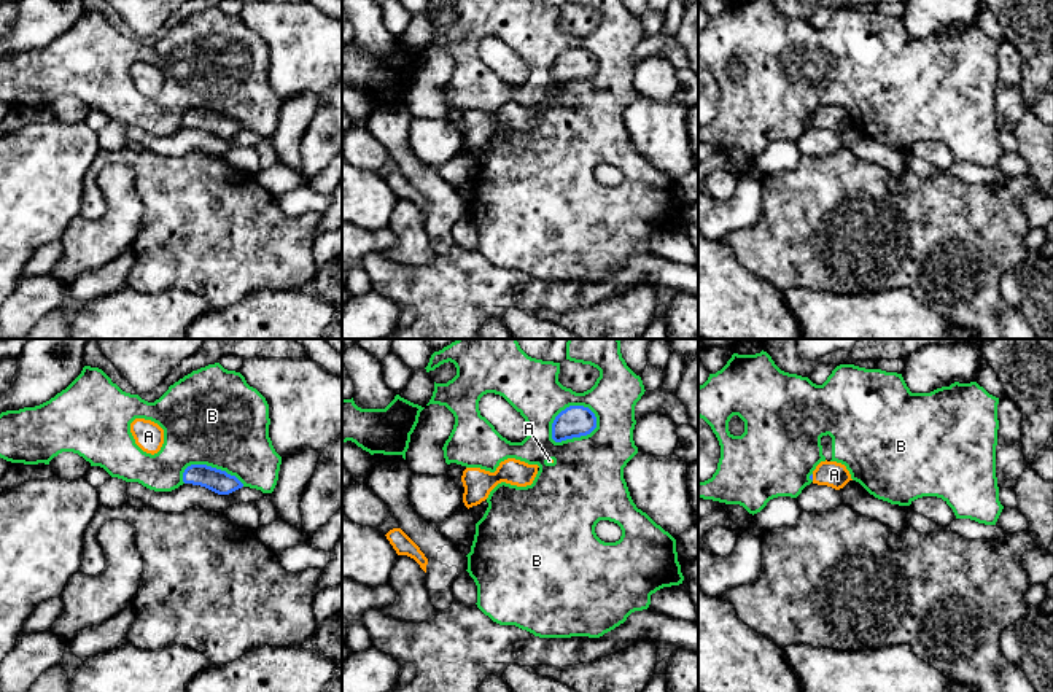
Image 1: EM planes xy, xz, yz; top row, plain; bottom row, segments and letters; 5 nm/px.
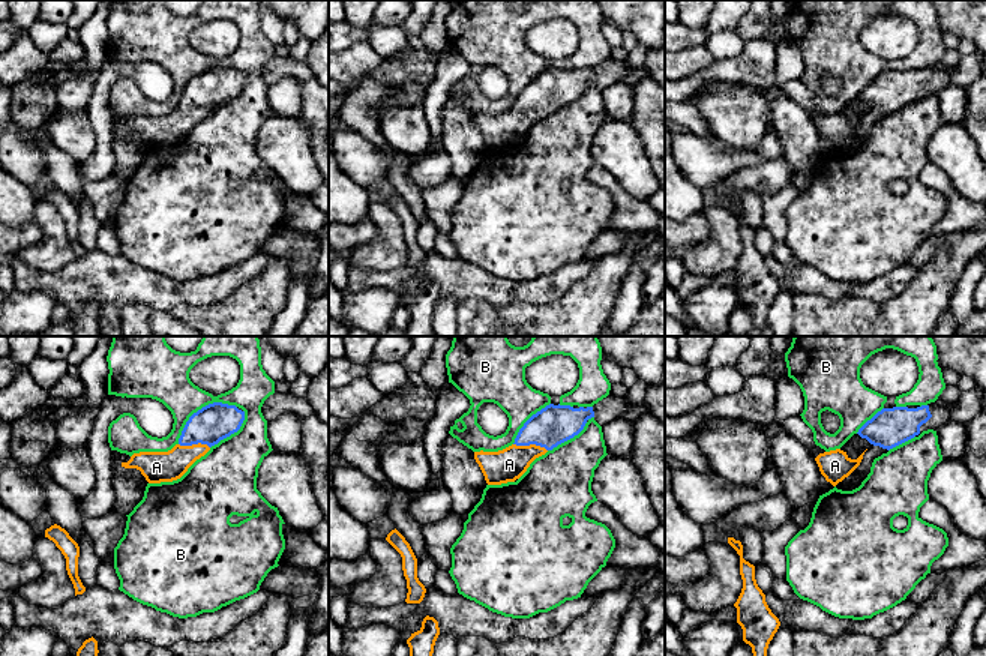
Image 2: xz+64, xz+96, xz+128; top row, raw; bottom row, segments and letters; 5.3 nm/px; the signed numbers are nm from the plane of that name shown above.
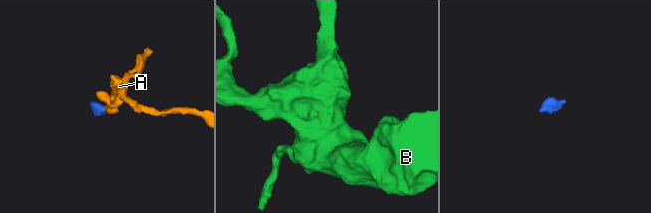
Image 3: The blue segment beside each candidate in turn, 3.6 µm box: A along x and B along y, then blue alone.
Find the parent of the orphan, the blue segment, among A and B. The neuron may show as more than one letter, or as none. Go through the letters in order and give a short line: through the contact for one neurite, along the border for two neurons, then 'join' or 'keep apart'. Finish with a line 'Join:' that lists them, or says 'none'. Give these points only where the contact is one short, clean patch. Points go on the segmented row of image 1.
A: line yz (812, 474), (812, 478), (834, 474); join
B: keep apart
Join: A

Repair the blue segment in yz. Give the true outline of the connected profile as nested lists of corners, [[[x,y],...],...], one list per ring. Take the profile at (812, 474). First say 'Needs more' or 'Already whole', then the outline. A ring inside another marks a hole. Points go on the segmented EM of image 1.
Needs more. [[[827,460],[816,466],[810,479],[813,484],[827,485],[835,490],[843,488],[849,480],[853,480],[845,465]]]

